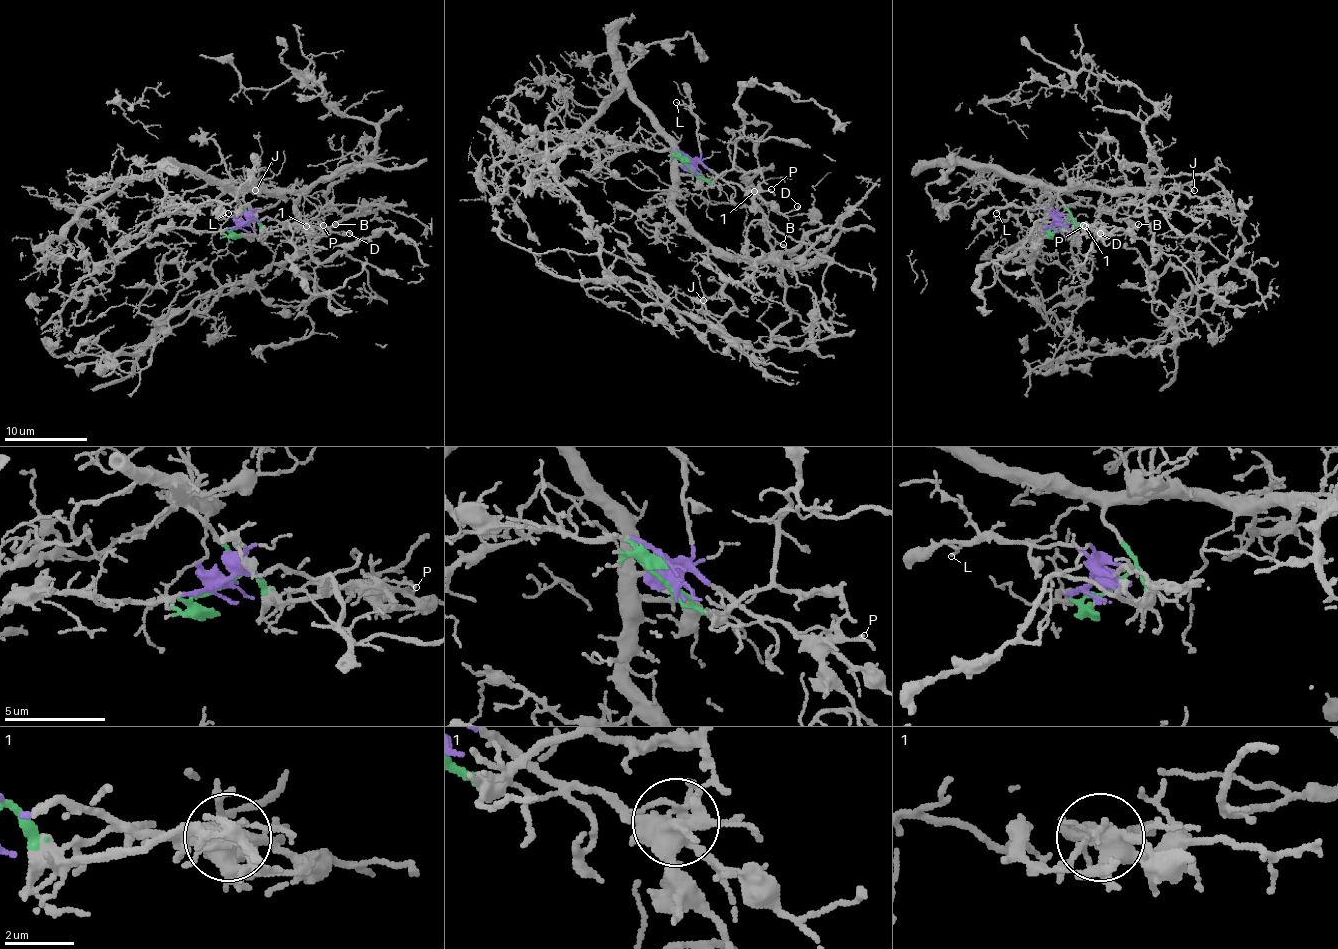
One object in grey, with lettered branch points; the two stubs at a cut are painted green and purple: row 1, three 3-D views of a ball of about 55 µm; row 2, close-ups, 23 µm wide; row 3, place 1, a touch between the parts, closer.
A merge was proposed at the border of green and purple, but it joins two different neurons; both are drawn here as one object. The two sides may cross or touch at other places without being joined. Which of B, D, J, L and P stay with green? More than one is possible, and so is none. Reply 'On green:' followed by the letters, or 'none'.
On green: J

